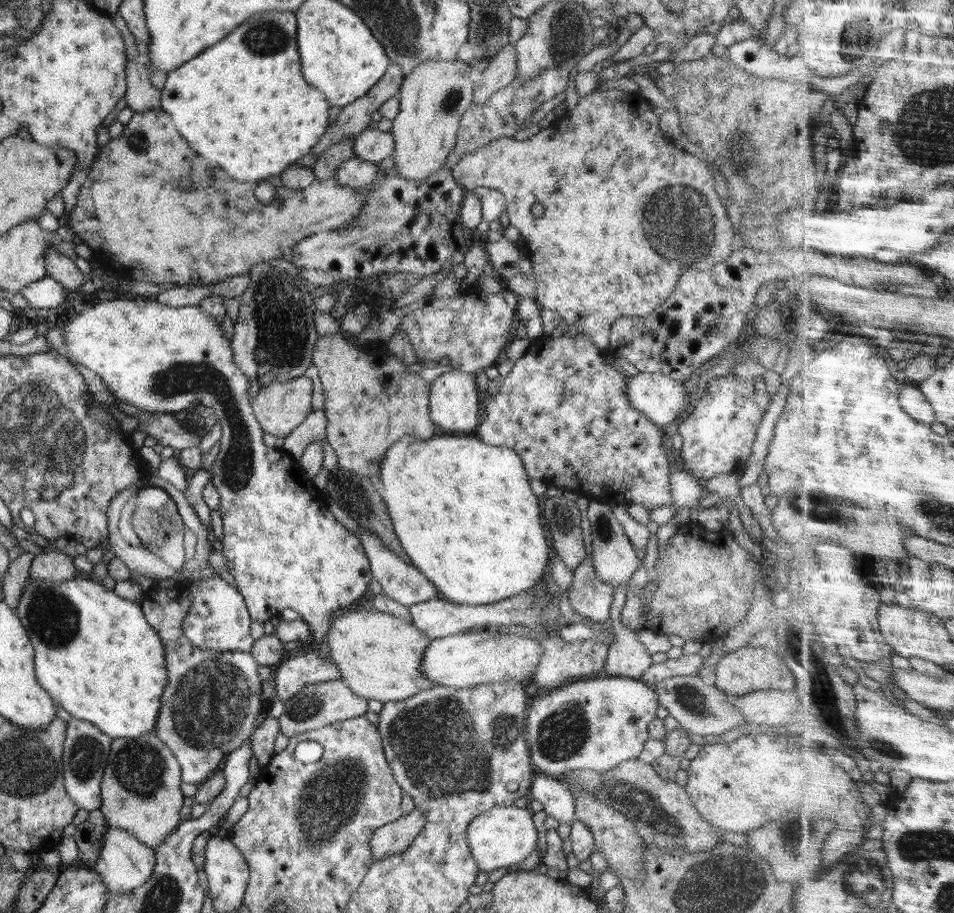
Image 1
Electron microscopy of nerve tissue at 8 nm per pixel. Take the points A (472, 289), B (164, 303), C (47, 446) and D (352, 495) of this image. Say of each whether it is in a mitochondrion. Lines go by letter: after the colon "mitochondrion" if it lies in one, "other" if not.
A: other
B: other
C: mitochondrion
D: mitochondrion

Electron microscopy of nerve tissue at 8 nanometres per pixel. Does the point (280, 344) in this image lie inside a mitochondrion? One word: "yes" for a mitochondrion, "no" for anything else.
yes

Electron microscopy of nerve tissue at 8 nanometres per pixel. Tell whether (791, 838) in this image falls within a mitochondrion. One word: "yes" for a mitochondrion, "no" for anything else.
yes

